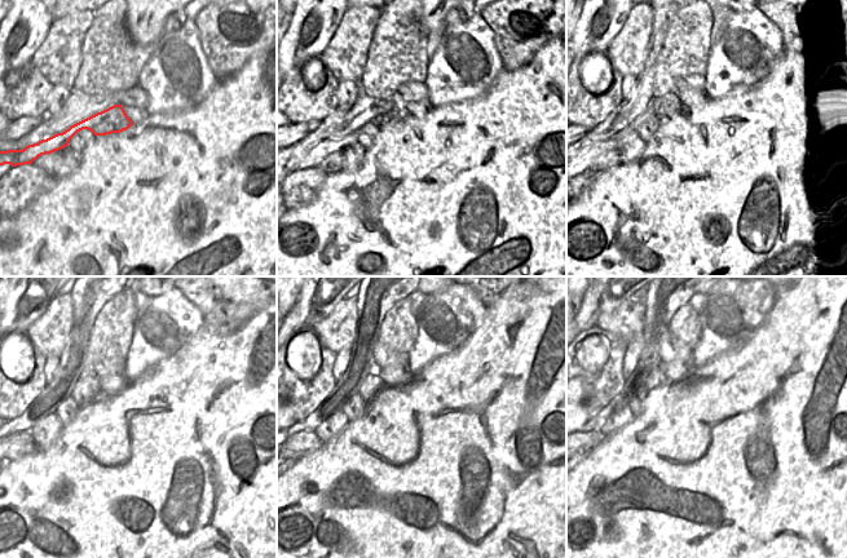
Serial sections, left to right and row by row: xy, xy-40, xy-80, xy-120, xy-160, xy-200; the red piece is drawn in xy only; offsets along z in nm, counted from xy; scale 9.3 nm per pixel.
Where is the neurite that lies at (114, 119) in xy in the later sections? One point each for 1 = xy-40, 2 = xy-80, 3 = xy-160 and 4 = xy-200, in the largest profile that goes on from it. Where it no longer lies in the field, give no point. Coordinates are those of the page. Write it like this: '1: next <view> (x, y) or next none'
1: next xy-40 (303, 156)
2: next xy-80 (601, 156)
3: next xy-160 (304, 443)
4: next xy-200 (592, 438)

